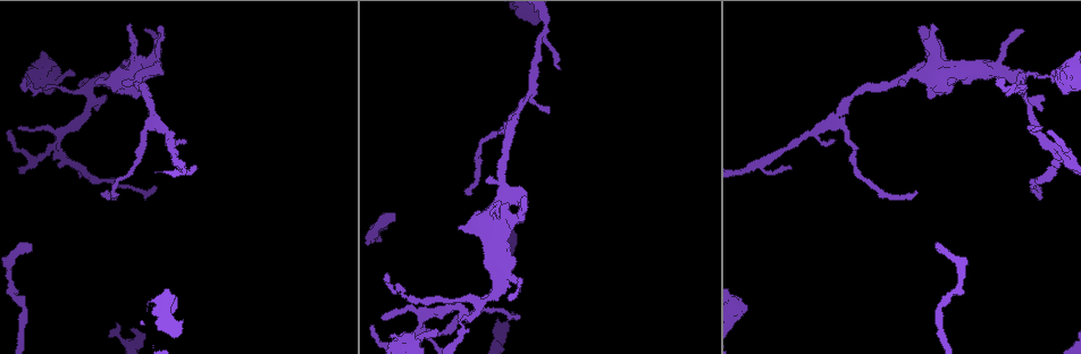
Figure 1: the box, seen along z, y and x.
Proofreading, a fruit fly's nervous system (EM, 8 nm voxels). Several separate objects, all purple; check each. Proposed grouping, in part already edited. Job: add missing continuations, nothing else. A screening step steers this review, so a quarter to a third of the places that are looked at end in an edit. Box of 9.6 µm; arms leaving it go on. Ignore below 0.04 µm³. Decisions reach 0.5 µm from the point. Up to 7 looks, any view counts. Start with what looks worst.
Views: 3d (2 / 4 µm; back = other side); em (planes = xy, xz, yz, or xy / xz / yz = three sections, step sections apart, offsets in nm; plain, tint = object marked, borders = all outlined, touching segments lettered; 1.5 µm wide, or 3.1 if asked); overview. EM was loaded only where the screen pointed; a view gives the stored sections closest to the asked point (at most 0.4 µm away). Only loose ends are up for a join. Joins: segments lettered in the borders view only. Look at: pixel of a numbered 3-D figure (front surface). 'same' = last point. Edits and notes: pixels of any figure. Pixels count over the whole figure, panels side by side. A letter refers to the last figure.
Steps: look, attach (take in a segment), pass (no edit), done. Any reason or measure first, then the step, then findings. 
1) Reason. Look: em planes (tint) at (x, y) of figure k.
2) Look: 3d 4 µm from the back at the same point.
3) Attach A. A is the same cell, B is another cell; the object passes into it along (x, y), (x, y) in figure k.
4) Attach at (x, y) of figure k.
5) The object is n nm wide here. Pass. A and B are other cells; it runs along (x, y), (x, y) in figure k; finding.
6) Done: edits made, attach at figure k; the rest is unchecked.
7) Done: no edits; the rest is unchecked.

Free end. Look: em xz step 4 (tint) at (1039, 127) of figure 1.

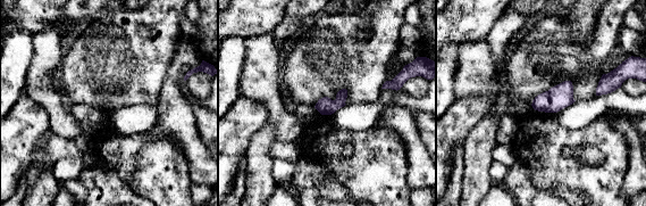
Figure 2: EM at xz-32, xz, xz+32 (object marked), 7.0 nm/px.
Look: em planes (borders) at the same point.

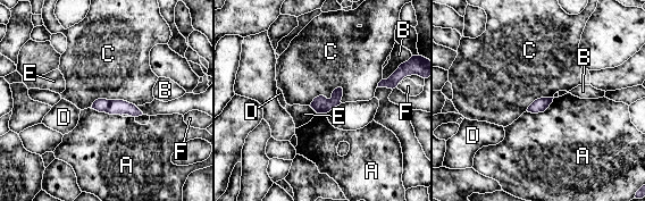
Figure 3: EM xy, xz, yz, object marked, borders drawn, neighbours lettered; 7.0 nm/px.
The object is 100 nm wide here. Pass. A, B, C, D, E and F are other cells; no lettered segment goes on from it.

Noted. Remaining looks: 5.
An open end. Look: em planes (borders) at (186, 140) of figure 1.

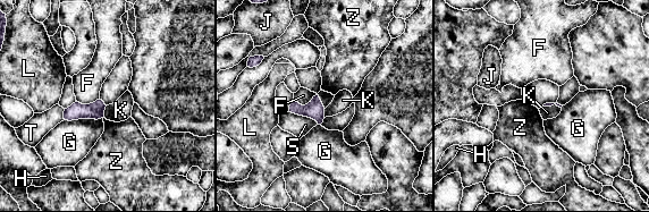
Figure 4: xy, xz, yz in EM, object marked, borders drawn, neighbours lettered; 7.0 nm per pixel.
The longest contact is with G, 280 nm. Pass. F, G, H, J, K, L, S, T and Z are other cells; none of them fits.

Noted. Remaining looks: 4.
An open end. Look: em xy step 4 (borders) at (1038, 189) of figure 1.

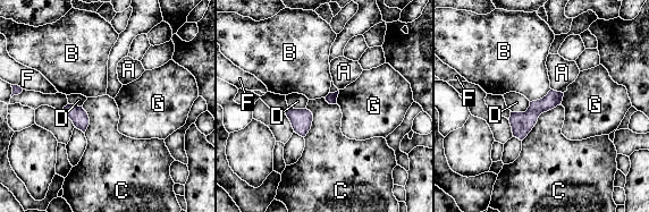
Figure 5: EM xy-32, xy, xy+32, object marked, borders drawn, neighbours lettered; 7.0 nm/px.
The longest contact is with C, 380 nm. Pass. A, B, C, D, F and G are other cells; none of them fits.

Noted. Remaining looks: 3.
Done: no edits; the rest is unchecked.

